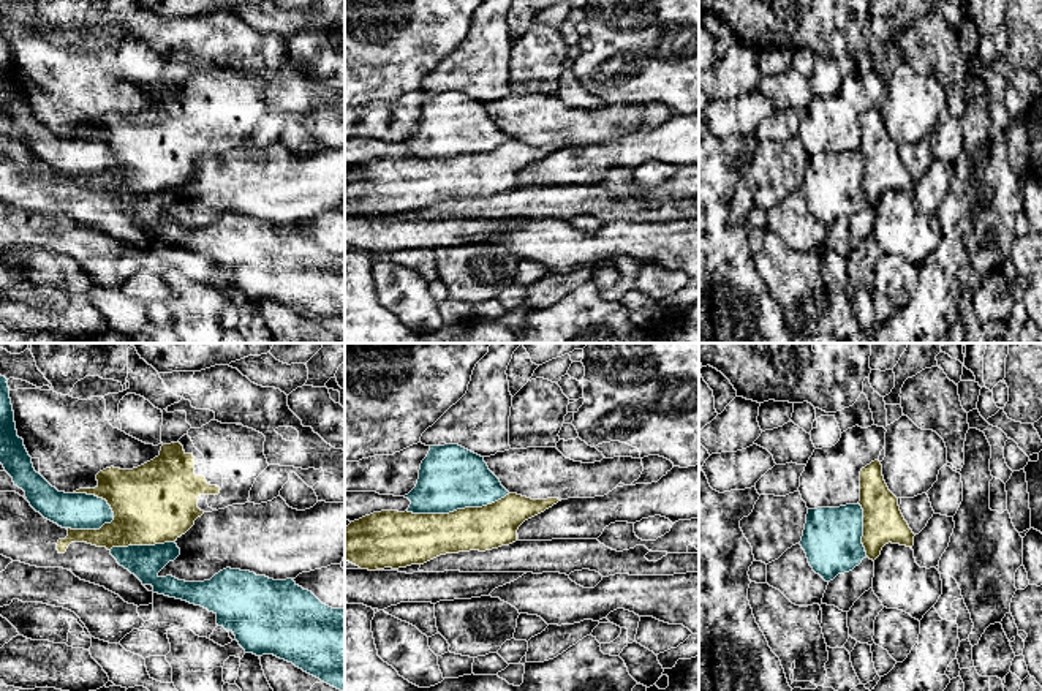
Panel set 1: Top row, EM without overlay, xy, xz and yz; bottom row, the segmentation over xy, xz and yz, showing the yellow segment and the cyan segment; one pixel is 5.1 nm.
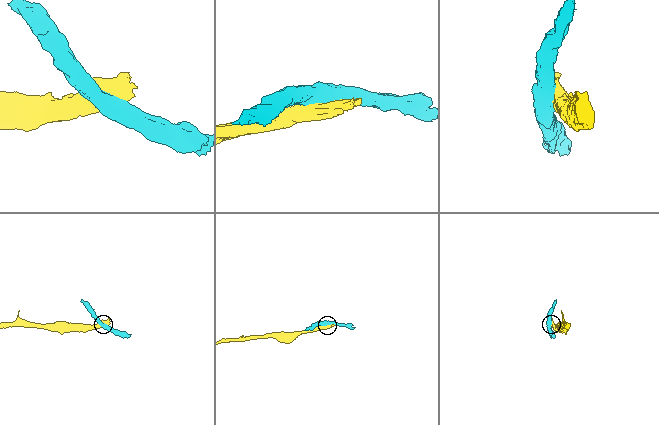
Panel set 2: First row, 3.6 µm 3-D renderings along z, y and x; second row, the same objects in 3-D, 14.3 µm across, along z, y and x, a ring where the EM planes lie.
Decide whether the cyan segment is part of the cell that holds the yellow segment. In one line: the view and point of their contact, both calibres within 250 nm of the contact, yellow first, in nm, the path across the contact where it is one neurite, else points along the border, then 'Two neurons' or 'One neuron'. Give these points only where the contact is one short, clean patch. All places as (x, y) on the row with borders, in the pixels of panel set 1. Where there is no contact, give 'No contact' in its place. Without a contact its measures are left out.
Touches yellow at xz (457, 509). Thickness 260 nm (yellow) against 320 nm. Two neurons

